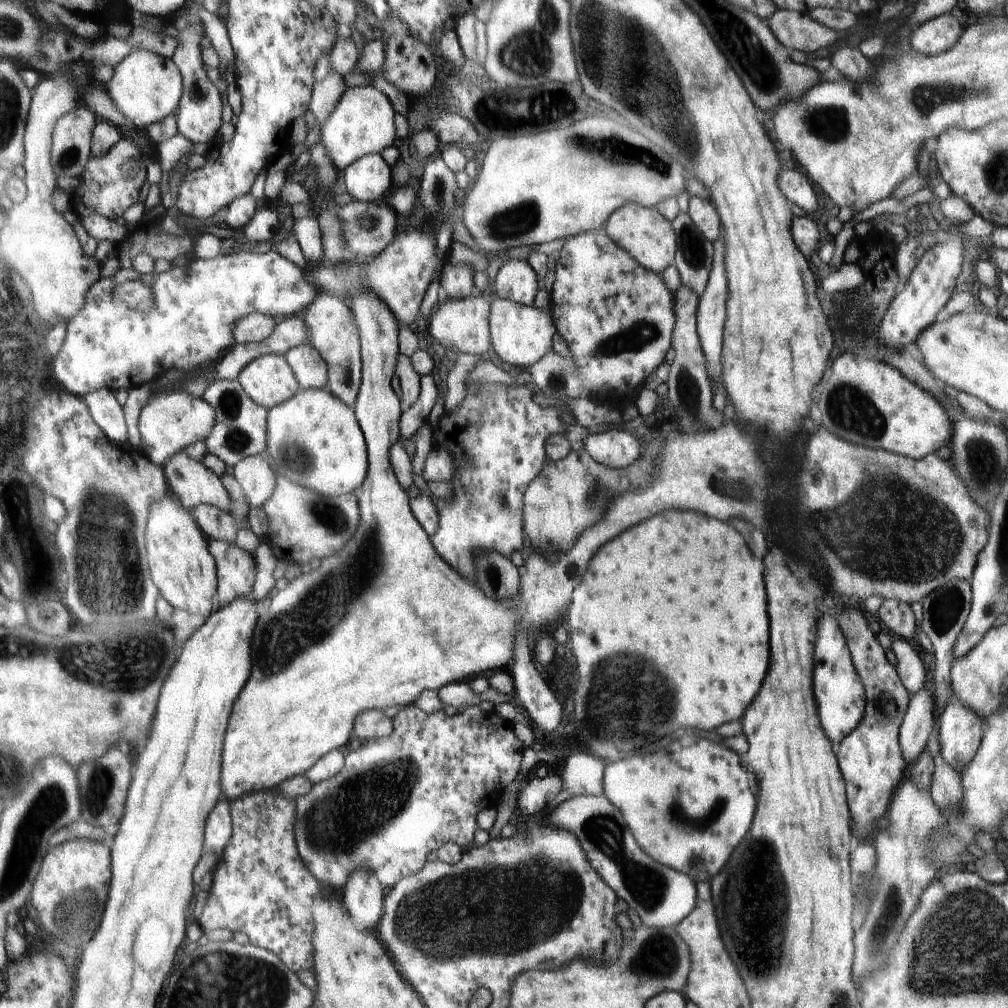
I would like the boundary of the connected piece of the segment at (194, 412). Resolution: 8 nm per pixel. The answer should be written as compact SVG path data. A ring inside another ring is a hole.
M180 389L162 391L144 408L140 418L145 454L158 466L165 467L173 456L186 451L192 444L200 440L207 441L215 431L216 420L216 409L204 397L200 398Z

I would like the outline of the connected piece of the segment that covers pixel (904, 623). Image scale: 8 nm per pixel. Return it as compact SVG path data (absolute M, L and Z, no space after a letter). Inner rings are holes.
M884 599L876 615L902 639L909 641L915 635L916 619L910 605L906 602Z

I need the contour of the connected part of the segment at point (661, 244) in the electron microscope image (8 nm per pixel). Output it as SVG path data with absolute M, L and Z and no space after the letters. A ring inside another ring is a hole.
M626 203L615 211L606 222L606 233L620 244L628 254L649 271L660 274L672 265L676 254L676 233L674 226L656 210L638 203Z

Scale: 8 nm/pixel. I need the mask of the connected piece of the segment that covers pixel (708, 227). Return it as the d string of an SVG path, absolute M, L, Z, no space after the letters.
M690 195L688 214L696 228L714 244L722 234L722 223L716 207L709 200Z

